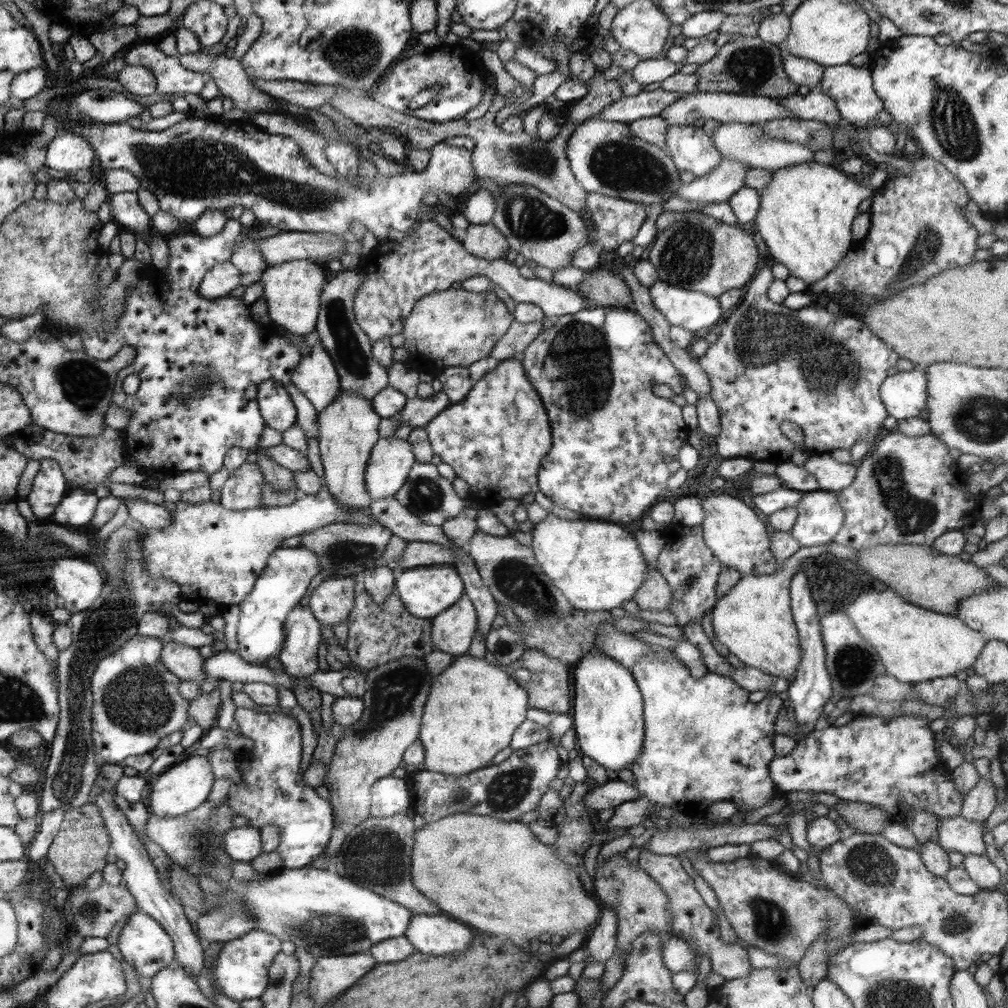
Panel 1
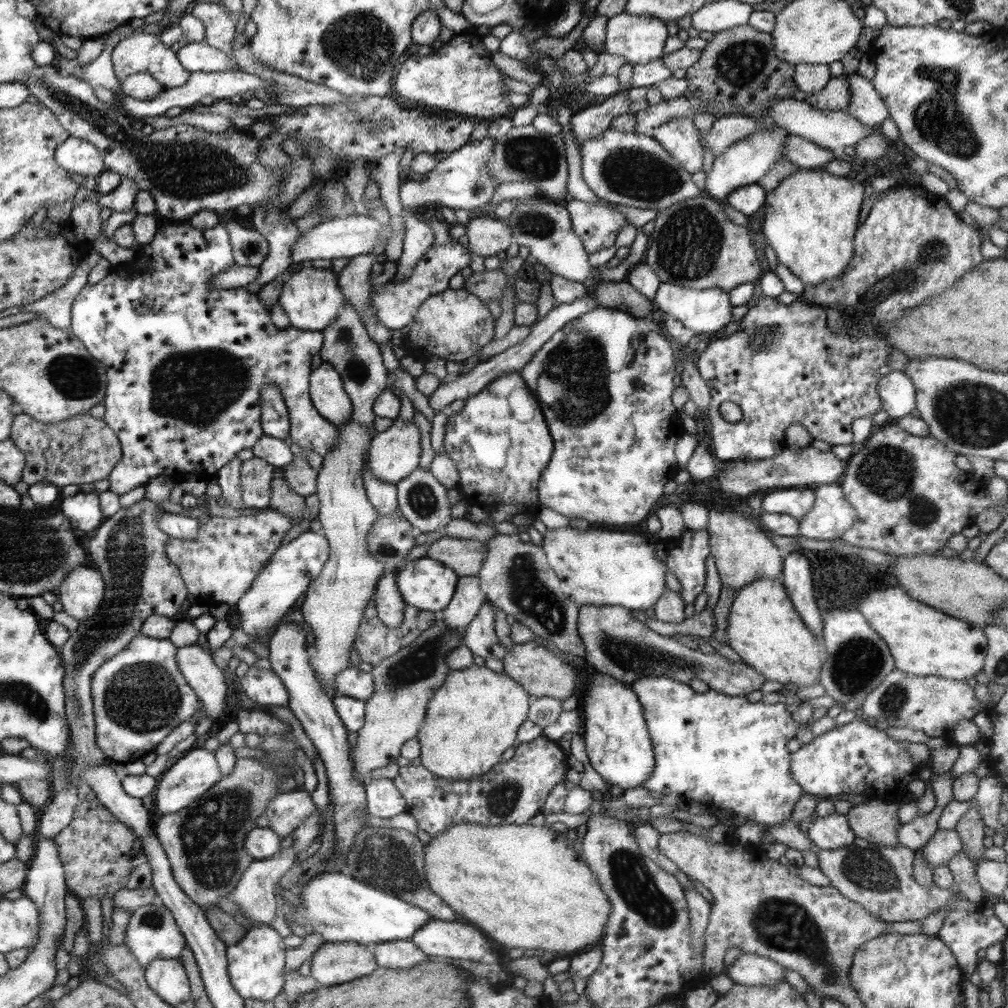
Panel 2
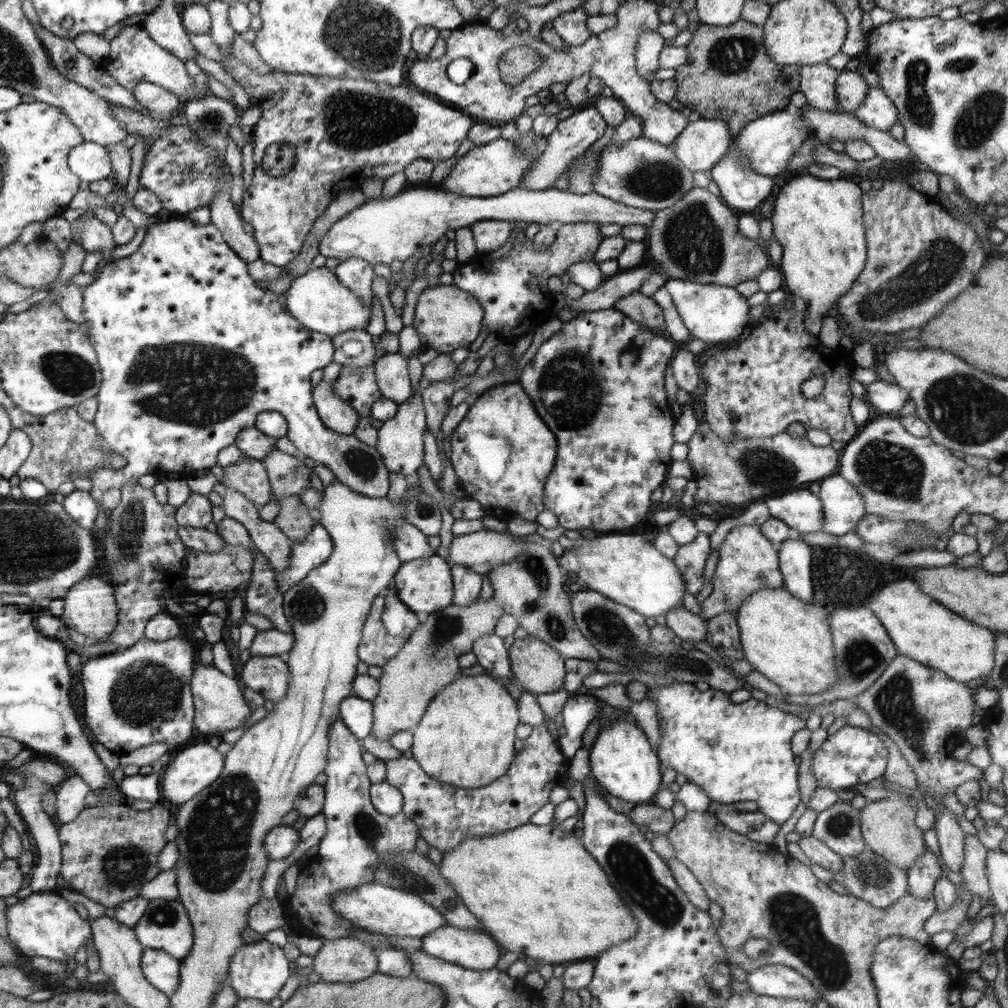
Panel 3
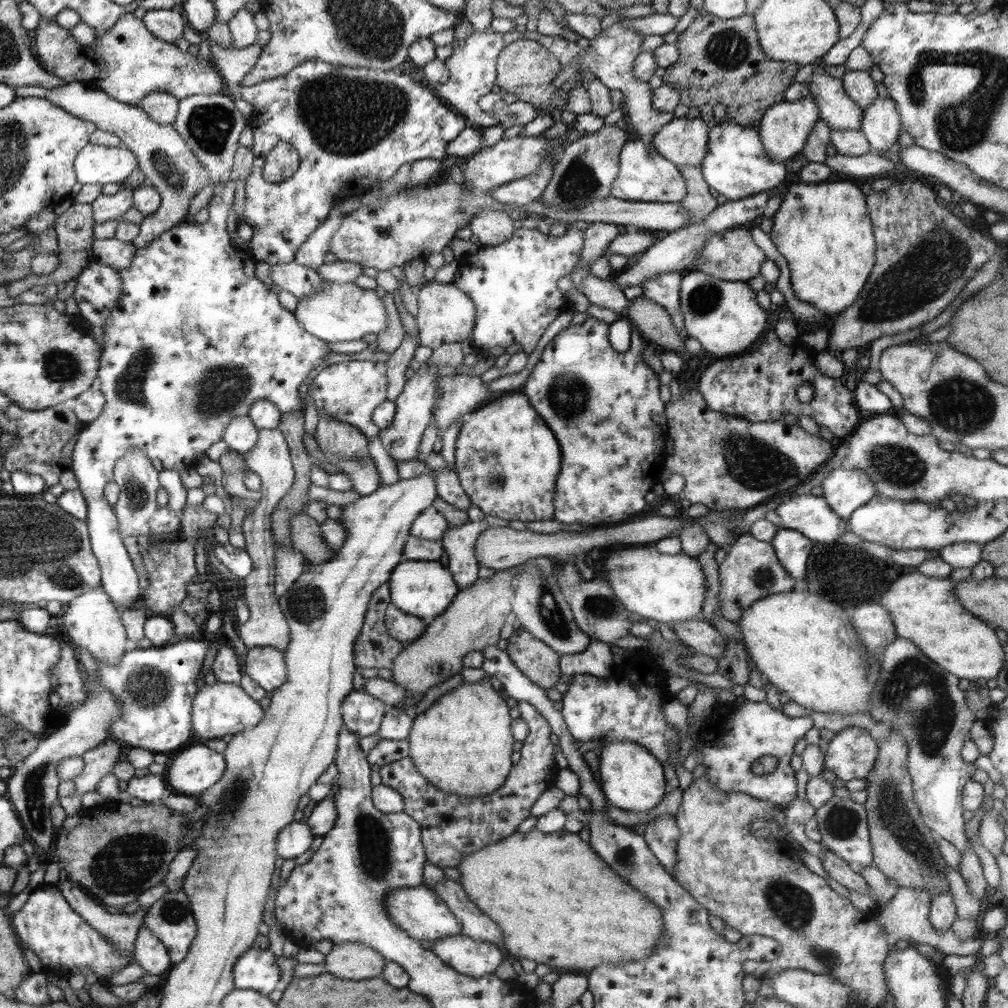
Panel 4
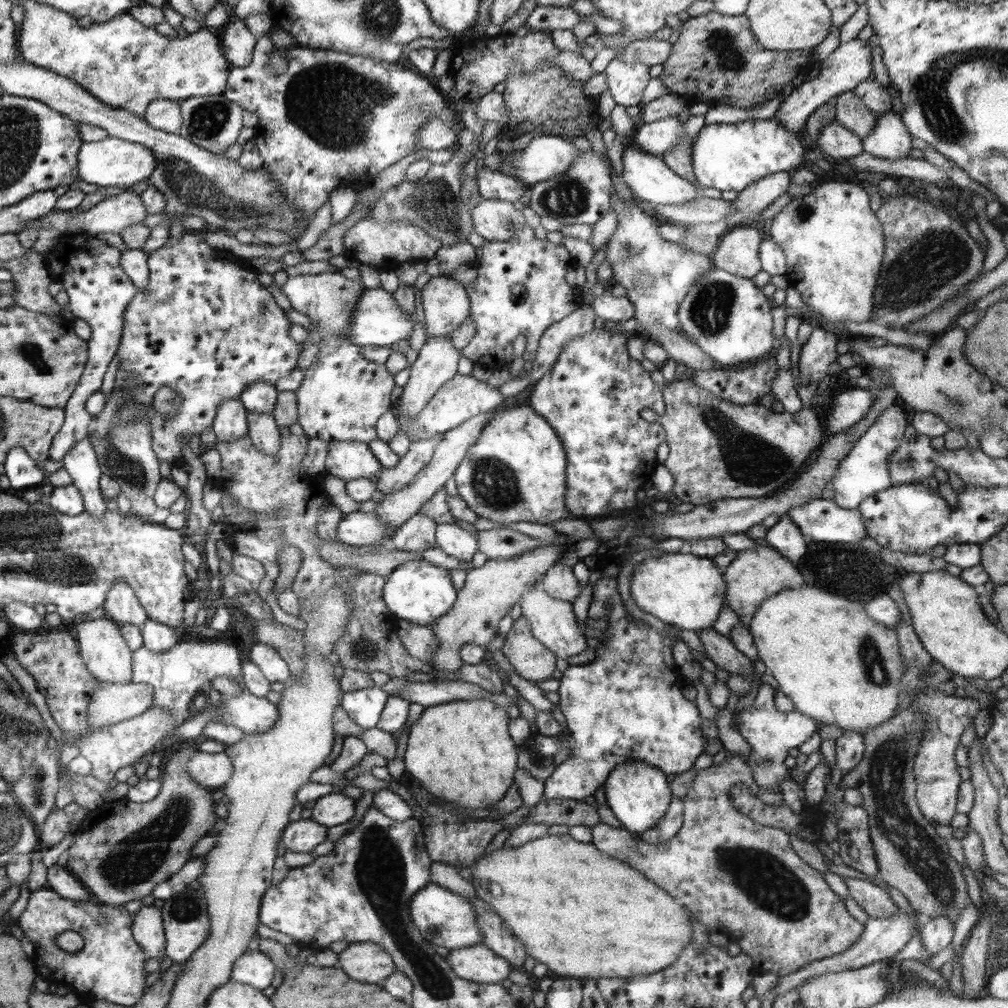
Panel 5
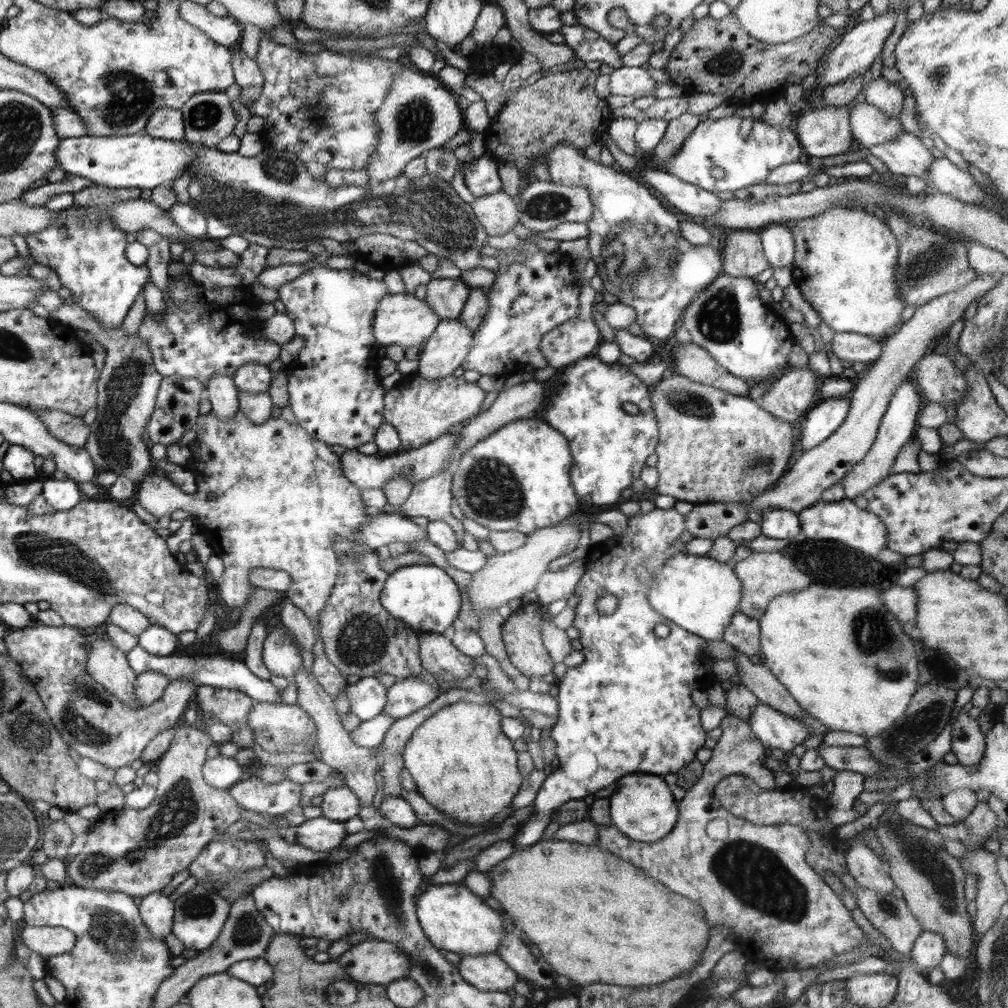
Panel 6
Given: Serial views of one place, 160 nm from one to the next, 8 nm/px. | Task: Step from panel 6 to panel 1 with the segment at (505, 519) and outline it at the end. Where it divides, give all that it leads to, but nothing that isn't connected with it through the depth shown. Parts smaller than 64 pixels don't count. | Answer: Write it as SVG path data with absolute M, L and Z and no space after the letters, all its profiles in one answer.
M512 357L504 361L500 361L492 365L491 369L474 383L470 392L463 398L458 404L449 405L438 416L435 416L426 426L428 440L433 448L433 454L438 455L445 464L448 464L455 470L458 478L464 479L469 486L468 499L475 504L481 504L486 507L487 500L493 500L495 503L506 499L523 499L525 495L535 495L539 491L537 483L537 474L540 468L540 462L542 458L546 456L546 452L552 448L550 440L552 440L552 430L550 430L550 420L546 416L546 410L544 410L544 404L540 402L540 396L536 394L536 390L532 386L532 383L526 378L526 373L523 364L520 361L520 357Z

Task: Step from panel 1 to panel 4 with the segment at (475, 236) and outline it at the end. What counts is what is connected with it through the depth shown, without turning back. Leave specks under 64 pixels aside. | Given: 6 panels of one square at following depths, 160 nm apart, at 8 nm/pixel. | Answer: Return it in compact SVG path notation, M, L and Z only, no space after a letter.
M482 210L478 212L468 228L477 237L480 246L495 246L506 243L514 235L514 224L509 212L500 210Z

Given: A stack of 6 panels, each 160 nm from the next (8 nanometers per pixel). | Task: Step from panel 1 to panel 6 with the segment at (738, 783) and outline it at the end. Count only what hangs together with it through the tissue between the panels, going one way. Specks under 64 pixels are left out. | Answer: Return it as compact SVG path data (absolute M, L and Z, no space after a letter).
M759 703L751 712L747 723L762 742L764 752L770 748L780 748L787 753L812 736L808 727L798 718L782 714L778 709L763 703Z

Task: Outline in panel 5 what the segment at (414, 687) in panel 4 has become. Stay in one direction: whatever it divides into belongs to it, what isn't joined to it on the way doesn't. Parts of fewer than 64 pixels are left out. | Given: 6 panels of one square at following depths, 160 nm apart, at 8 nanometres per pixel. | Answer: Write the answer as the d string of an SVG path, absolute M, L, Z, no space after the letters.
M544 543L538 545L537 549L530 552L525 552L516 558L510 560L492 560L488 559L482 566L478 568L472 568L466 575L464 586L457 592L456 602L452 605L452 608L441 616L435 624L434 632L439 640L437 644L438 651L434 653L432 657L432 665L426 667L428 671L444 671L444 672L456 672L458 668L464 666L464 662L459 656L459 648L464 644L477 644L483 646L485 651L488 652L488 643L493 641L494 635L499 632L499 622L508 615L510 609L519 602L535 583L539 583L544 573L551 567L556 565L564 553L563 548L560 545L554 545L552 543Z

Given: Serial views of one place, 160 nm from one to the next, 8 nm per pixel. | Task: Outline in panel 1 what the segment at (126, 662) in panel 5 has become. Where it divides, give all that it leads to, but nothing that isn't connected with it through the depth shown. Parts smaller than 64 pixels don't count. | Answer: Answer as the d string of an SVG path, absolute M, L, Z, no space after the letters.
M78 557L55 560L49 580L57 596L64 598L64 607L71 615L92 607L105 586L104 573L98 565Z

